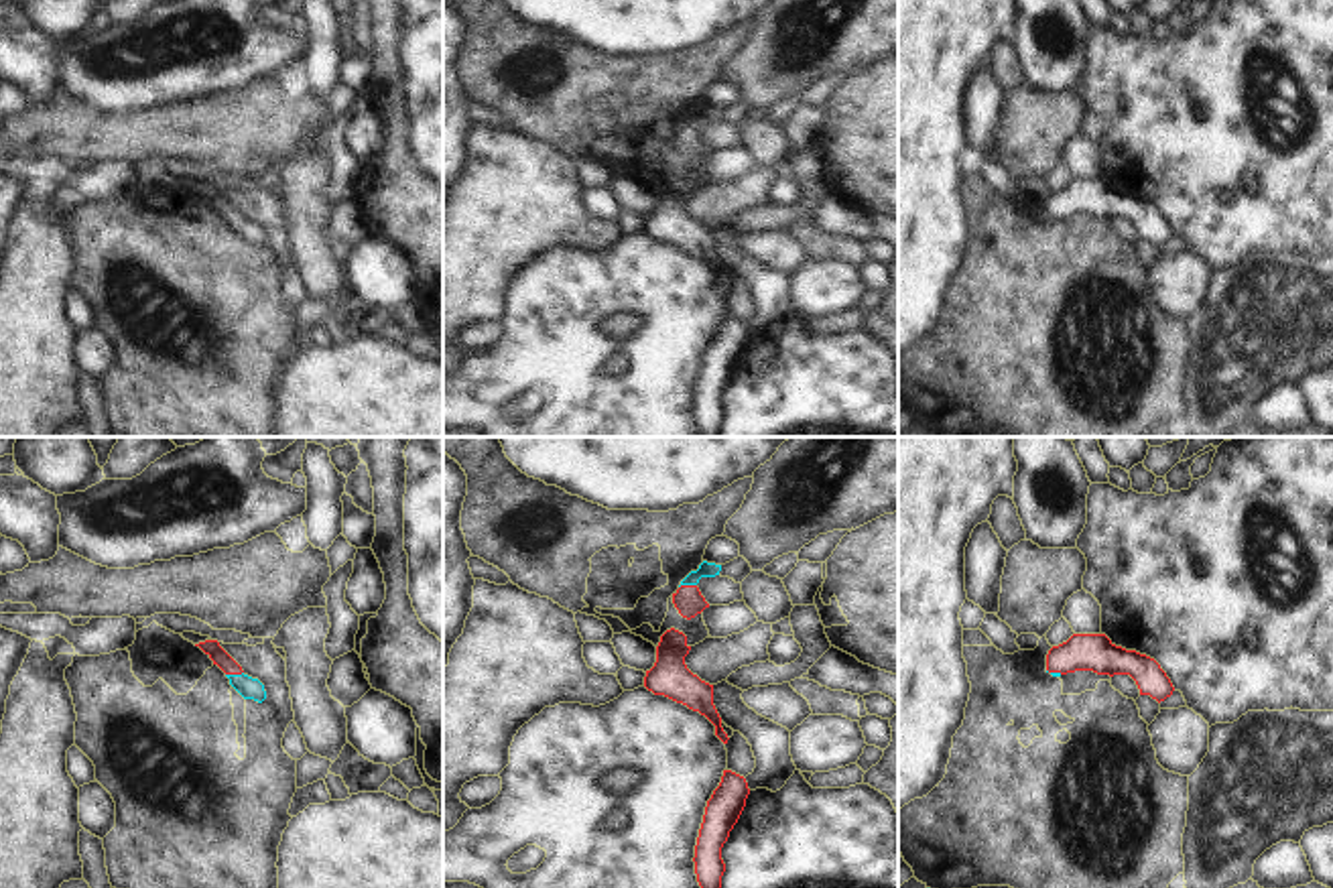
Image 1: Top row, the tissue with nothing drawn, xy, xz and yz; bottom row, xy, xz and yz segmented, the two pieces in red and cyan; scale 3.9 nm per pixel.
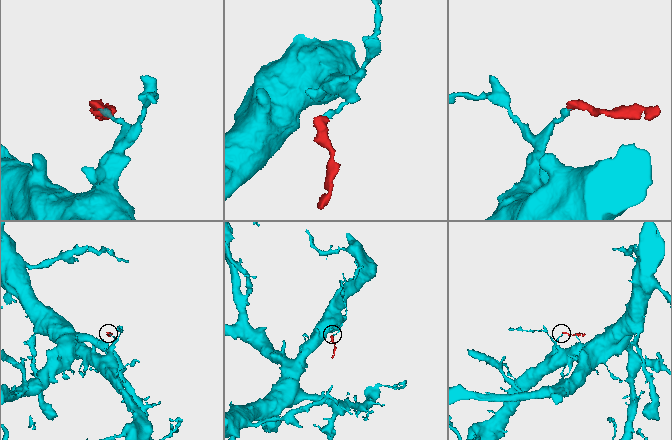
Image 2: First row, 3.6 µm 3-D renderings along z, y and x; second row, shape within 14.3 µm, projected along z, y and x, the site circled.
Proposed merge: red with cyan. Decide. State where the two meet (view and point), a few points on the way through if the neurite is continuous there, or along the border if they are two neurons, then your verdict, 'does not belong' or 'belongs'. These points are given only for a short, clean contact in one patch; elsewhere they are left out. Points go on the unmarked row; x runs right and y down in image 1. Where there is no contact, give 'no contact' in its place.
meets red in xy at (234, 218); runs through xy (218, 200), (234, 218), (248, 232); belongs

